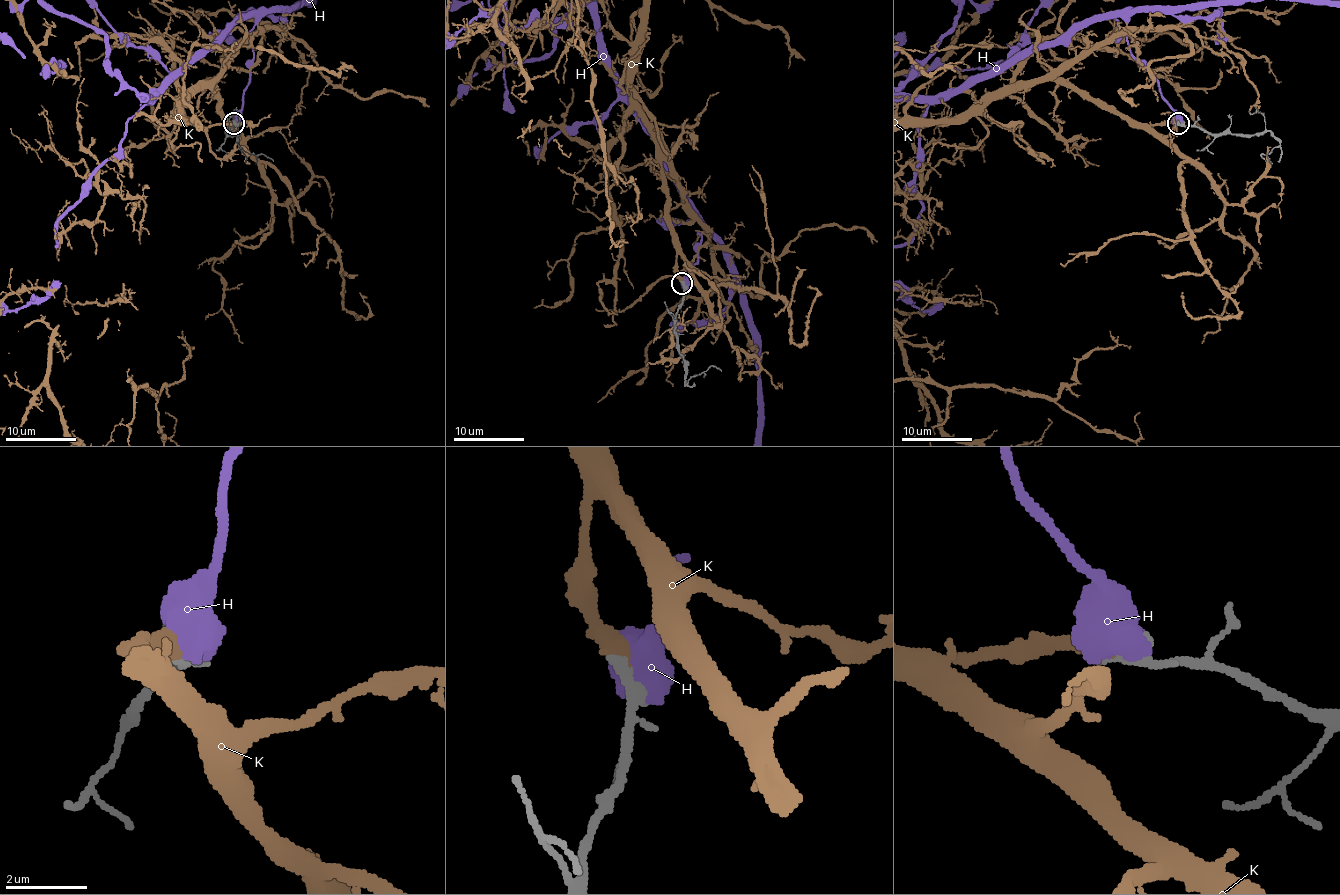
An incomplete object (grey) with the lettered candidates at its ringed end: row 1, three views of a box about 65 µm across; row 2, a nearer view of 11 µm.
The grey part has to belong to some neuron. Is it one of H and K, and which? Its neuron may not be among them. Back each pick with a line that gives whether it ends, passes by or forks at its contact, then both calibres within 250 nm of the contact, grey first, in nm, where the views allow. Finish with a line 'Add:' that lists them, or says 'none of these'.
K: it ends | 280/550 nm
Add: K

